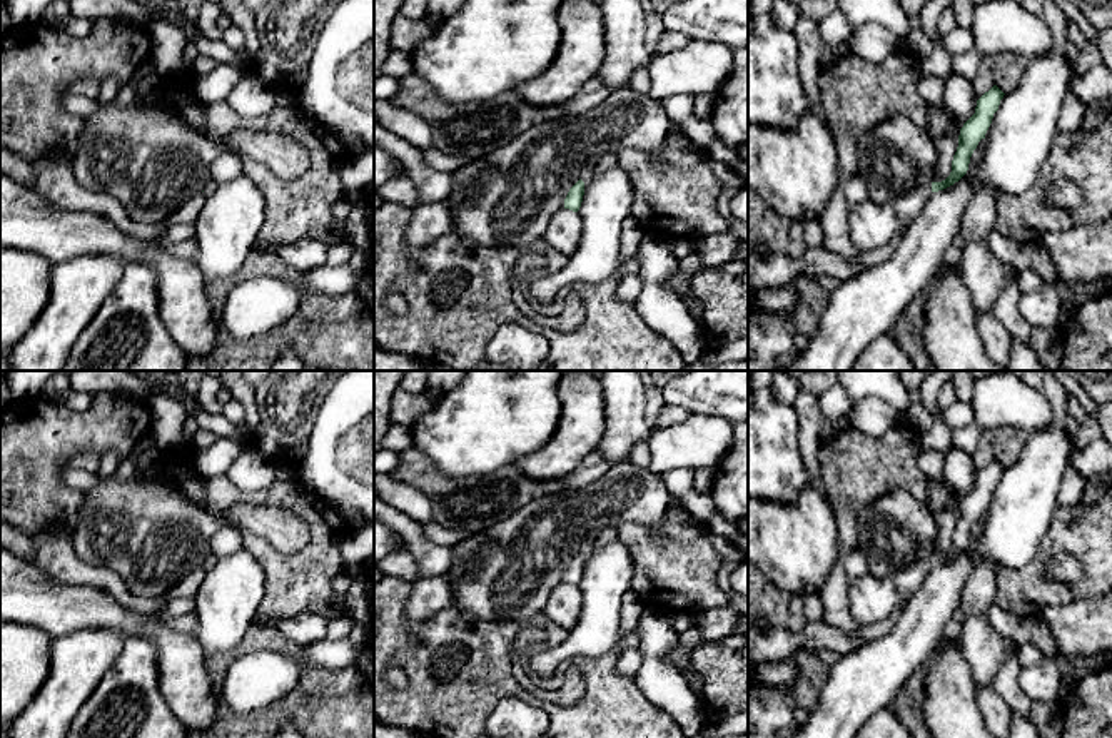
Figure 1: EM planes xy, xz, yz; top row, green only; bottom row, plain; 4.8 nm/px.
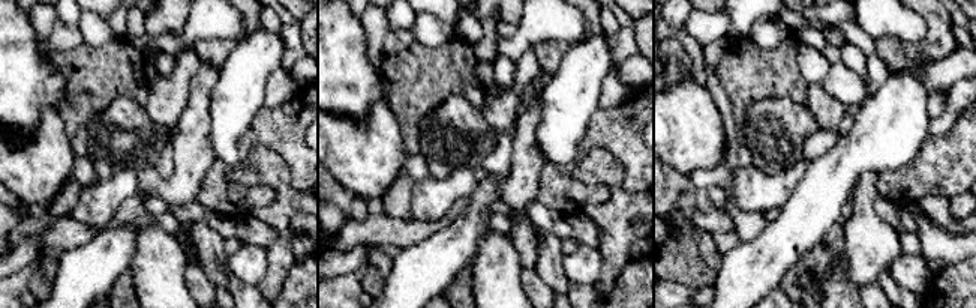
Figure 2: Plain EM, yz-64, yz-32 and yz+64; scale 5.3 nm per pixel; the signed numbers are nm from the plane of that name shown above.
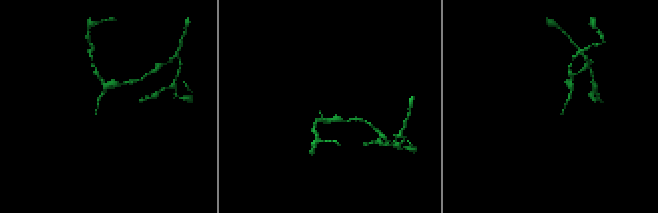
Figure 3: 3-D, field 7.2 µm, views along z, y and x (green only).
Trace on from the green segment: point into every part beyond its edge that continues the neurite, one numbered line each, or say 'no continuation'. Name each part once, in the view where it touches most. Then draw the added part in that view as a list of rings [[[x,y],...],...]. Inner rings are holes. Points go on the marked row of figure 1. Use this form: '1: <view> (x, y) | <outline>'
1: yz (870, 226) | [[[932,184],[907,190],[888,204],[875,204],[870,199],[850,204],[848,235],[860,252],[868,252],[890,244],[922,212]]]

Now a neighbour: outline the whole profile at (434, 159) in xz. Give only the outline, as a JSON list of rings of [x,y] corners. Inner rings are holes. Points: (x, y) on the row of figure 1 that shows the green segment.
[[[434,147],[422,152],[422,159],[426,165],[429,165],[431,169],[449,174],[456,172],[459,167],[466,165],[471,160],[469,157],[456,157],[456,155],[442,154]]]

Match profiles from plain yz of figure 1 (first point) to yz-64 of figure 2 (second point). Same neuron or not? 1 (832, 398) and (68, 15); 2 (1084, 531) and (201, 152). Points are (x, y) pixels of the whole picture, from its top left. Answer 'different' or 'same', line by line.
1: same
2: different

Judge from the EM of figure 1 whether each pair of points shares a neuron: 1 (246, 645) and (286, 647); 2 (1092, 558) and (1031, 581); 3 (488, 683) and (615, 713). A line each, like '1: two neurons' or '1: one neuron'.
1: one neuron
2: one neuron
3: one neuron

